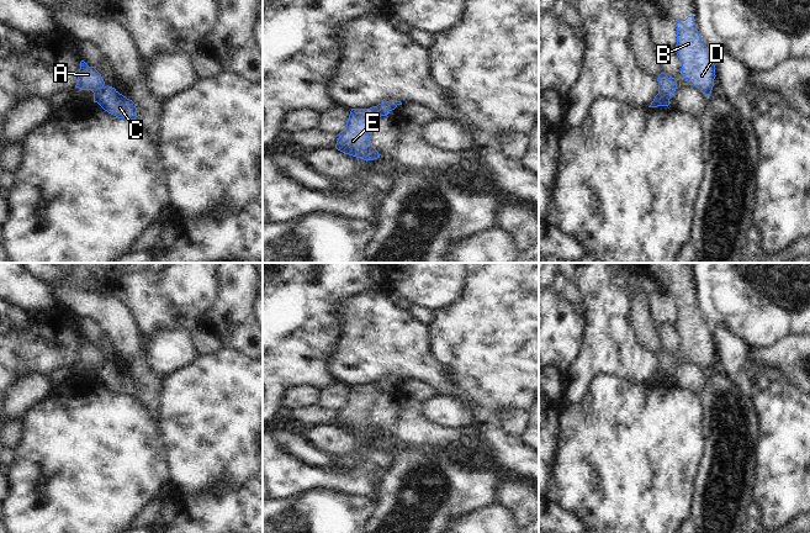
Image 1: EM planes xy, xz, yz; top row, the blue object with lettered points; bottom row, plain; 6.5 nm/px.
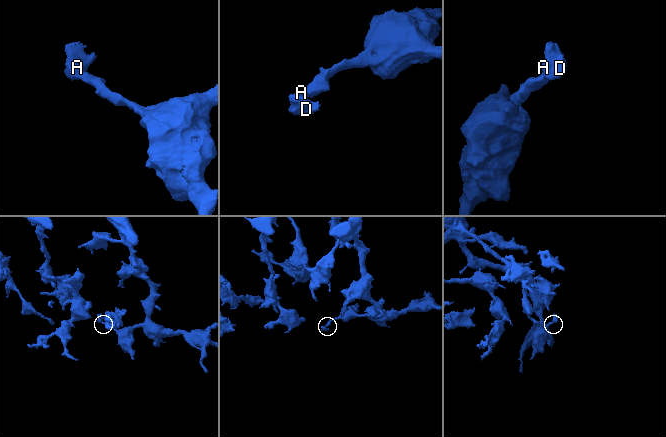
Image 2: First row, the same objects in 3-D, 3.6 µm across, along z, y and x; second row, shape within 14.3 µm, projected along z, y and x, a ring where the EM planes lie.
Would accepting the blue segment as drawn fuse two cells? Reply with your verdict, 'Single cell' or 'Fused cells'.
Fused cells

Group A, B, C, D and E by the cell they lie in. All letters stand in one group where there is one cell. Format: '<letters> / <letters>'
A B D E / C

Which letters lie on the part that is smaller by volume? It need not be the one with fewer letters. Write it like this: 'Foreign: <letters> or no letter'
Foreign: A, B, D, E

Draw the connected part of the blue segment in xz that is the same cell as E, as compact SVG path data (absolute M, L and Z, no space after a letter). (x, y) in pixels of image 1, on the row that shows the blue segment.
M376 106L370 109L351 109L346 127L339 133L335 148L364 160L380 158L378 152L370 142L374 125L380 117L381 114Z

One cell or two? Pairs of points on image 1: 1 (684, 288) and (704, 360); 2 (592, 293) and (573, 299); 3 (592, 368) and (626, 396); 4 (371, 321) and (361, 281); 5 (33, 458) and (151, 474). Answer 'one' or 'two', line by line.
1: one
2: two
3: two
4: two
5: one

